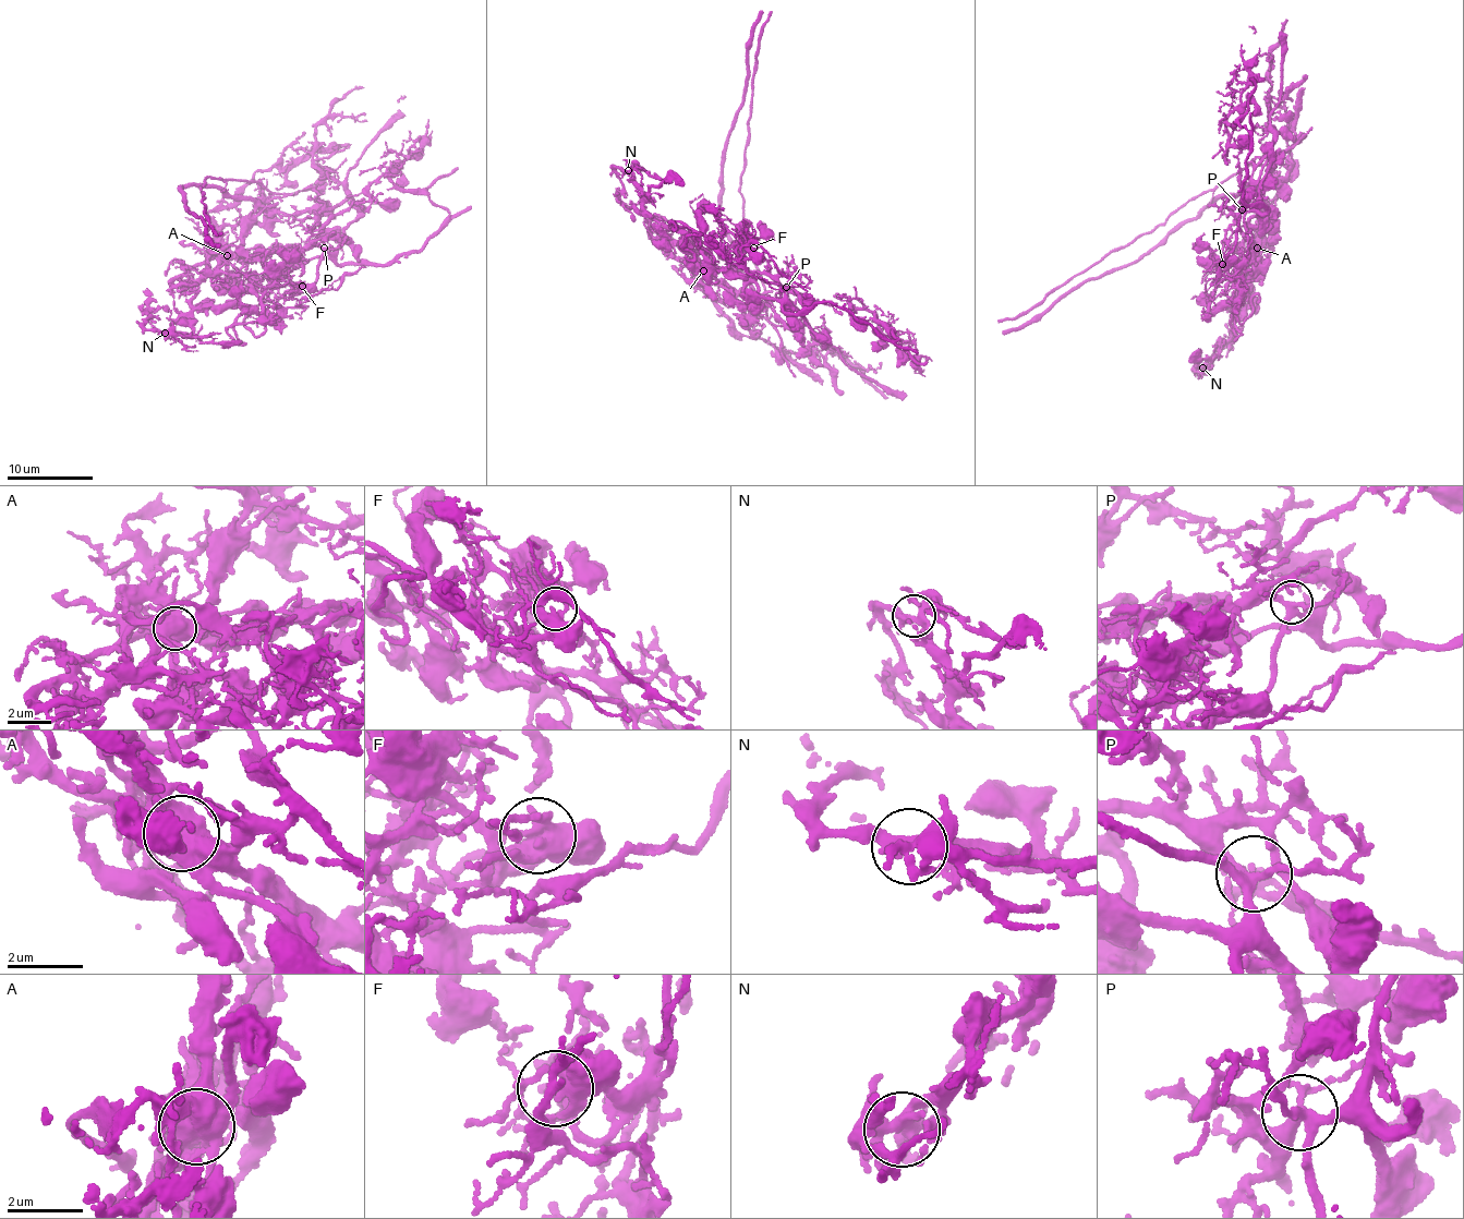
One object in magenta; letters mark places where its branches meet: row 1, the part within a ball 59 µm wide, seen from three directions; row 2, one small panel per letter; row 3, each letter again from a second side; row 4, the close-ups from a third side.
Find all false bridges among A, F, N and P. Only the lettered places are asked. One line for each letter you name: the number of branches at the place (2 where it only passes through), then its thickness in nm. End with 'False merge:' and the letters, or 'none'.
A: 8 | 650 nm
False merge: A

